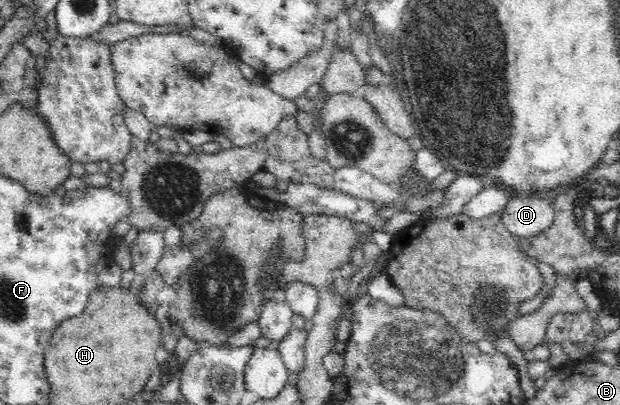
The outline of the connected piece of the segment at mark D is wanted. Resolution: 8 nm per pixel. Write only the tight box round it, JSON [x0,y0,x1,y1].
[501,193,554,240]

